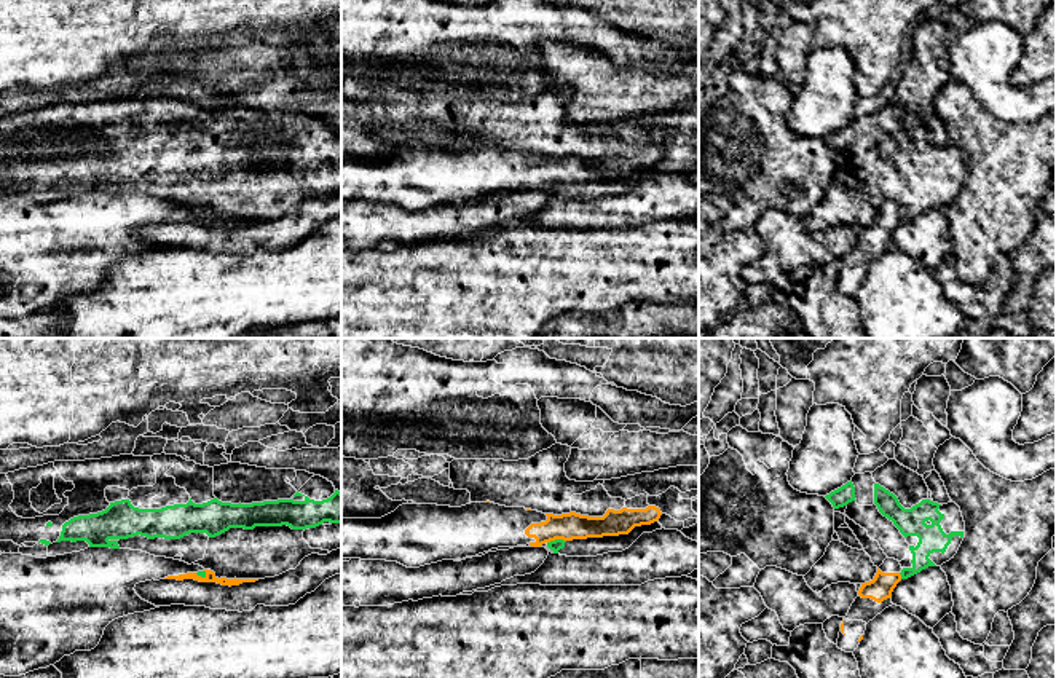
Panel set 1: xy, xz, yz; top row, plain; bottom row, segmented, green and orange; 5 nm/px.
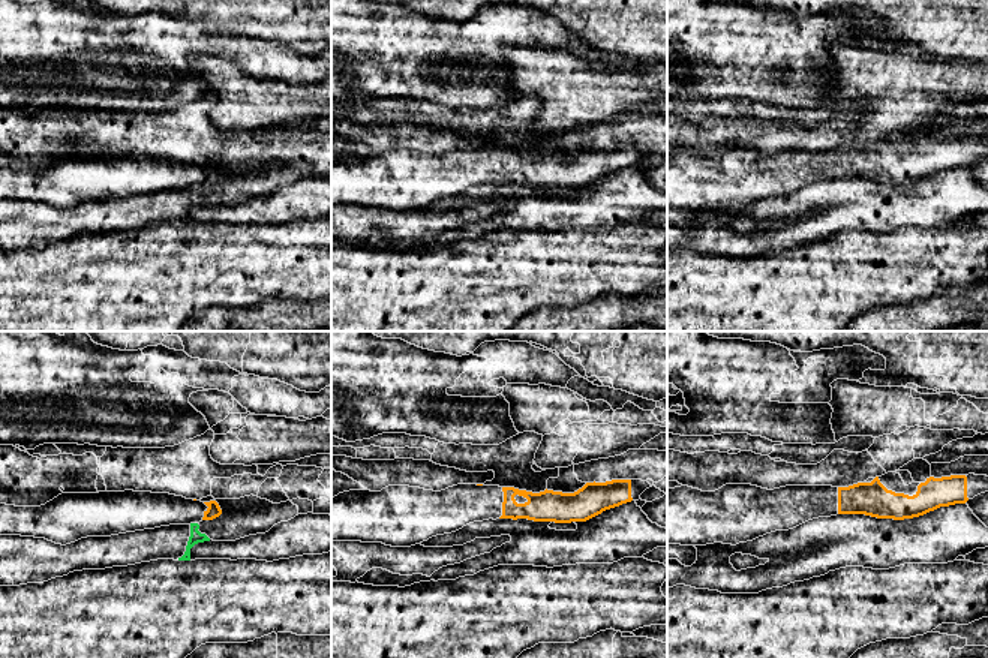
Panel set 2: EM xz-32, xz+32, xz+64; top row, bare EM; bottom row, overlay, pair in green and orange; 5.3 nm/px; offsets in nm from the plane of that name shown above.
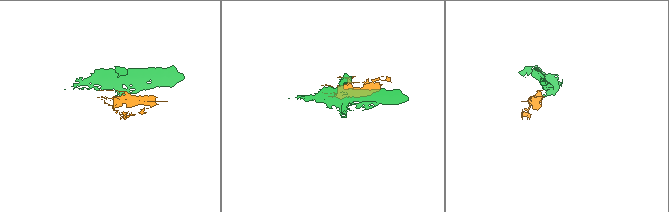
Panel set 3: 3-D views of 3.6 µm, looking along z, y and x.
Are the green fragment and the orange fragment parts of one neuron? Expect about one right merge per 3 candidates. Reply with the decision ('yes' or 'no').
no

